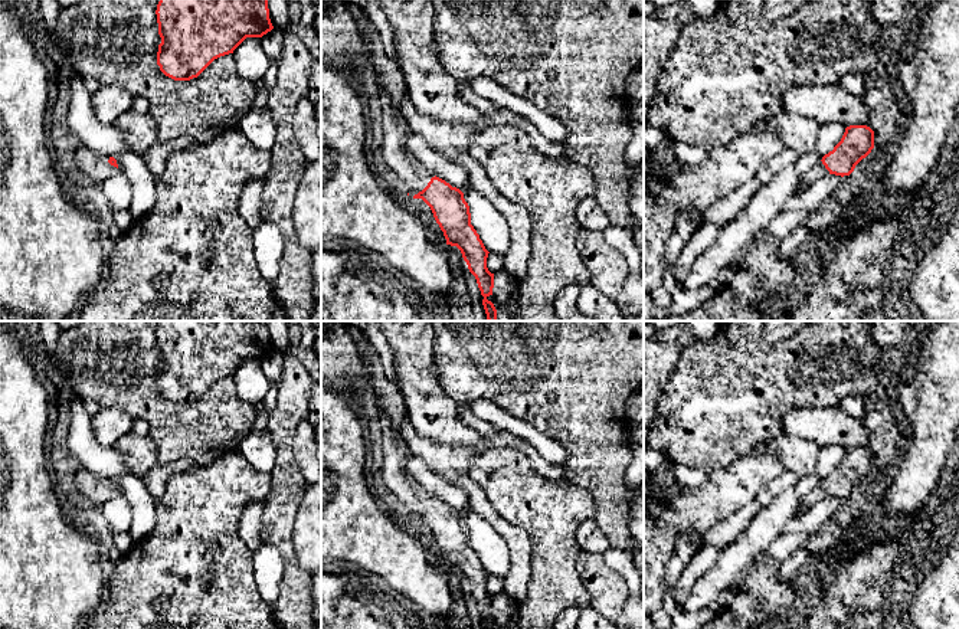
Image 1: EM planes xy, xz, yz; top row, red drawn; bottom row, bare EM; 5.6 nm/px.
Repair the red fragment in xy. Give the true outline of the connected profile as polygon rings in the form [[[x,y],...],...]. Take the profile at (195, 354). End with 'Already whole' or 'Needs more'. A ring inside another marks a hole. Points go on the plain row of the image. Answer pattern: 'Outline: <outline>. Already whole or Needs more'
Outline: [[[160,321],[156,337],[161,360],[157,387],[174,403],[197,400],[215,381],[233,376],[246,360],[262,360],[274,351],[268,321]]]. Already whole

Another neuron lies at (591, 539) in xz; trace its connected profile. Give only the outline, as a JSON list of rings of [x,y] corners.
[[[589,518],[579,525],[576,540],[580,550],[592,554],[603,554],[611,547],[609,540],[599,528],[595,518]]]

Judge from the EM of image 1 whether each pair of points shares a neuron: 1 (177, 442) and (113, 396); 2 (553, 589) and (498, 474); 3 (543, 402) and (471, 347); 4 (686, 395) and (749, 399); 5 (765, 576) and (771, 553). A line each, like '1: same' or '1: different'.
1: same
2: same
3: same
4: same
5: different

